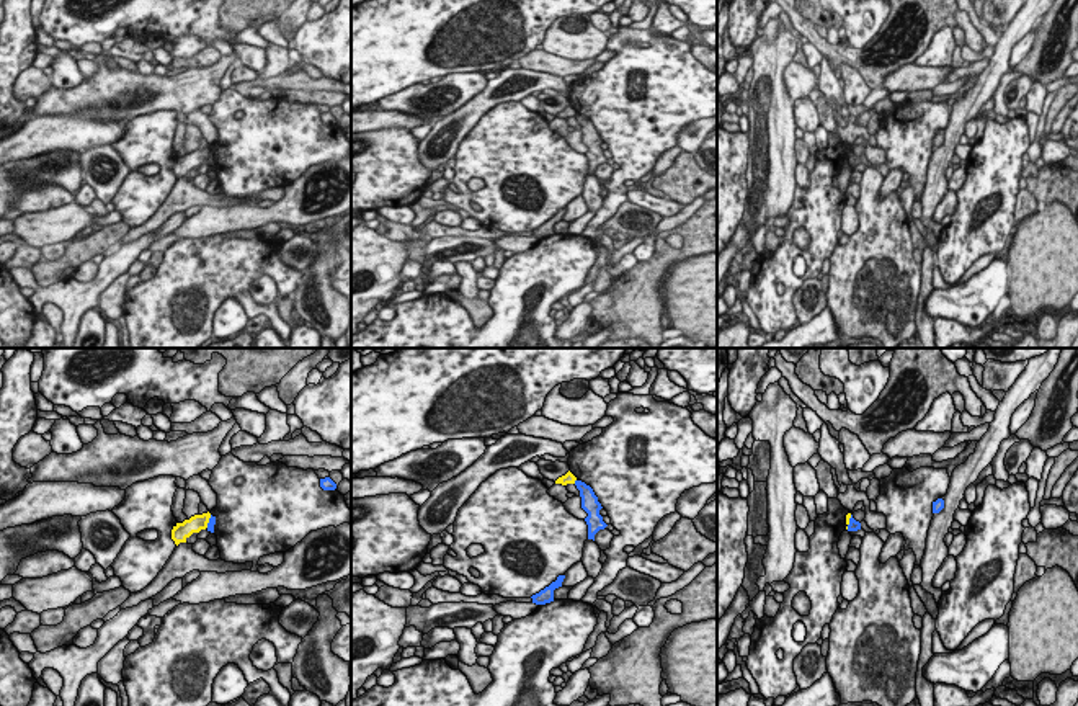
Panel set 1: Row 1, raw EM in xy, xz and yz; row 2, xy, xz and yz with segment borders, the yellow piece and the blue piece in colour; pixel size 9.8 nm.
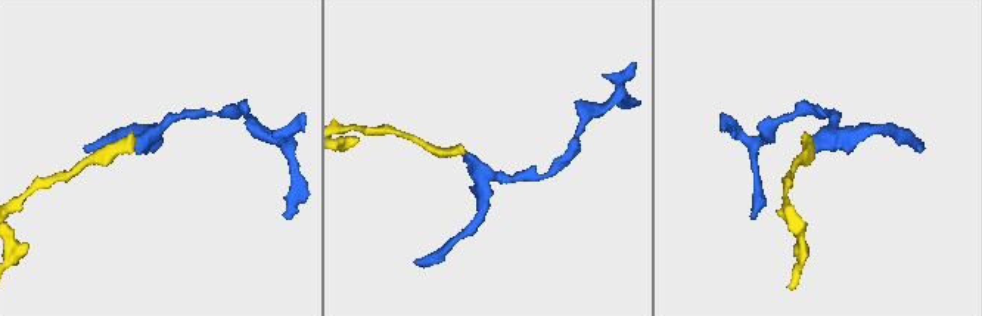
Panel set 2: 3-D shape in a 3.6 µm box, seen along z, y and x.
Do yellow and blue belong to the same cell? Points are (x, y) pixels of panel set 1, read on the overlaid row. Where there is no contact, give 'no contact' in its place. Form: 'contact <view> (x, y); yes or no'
contact xz (575, 479); no

